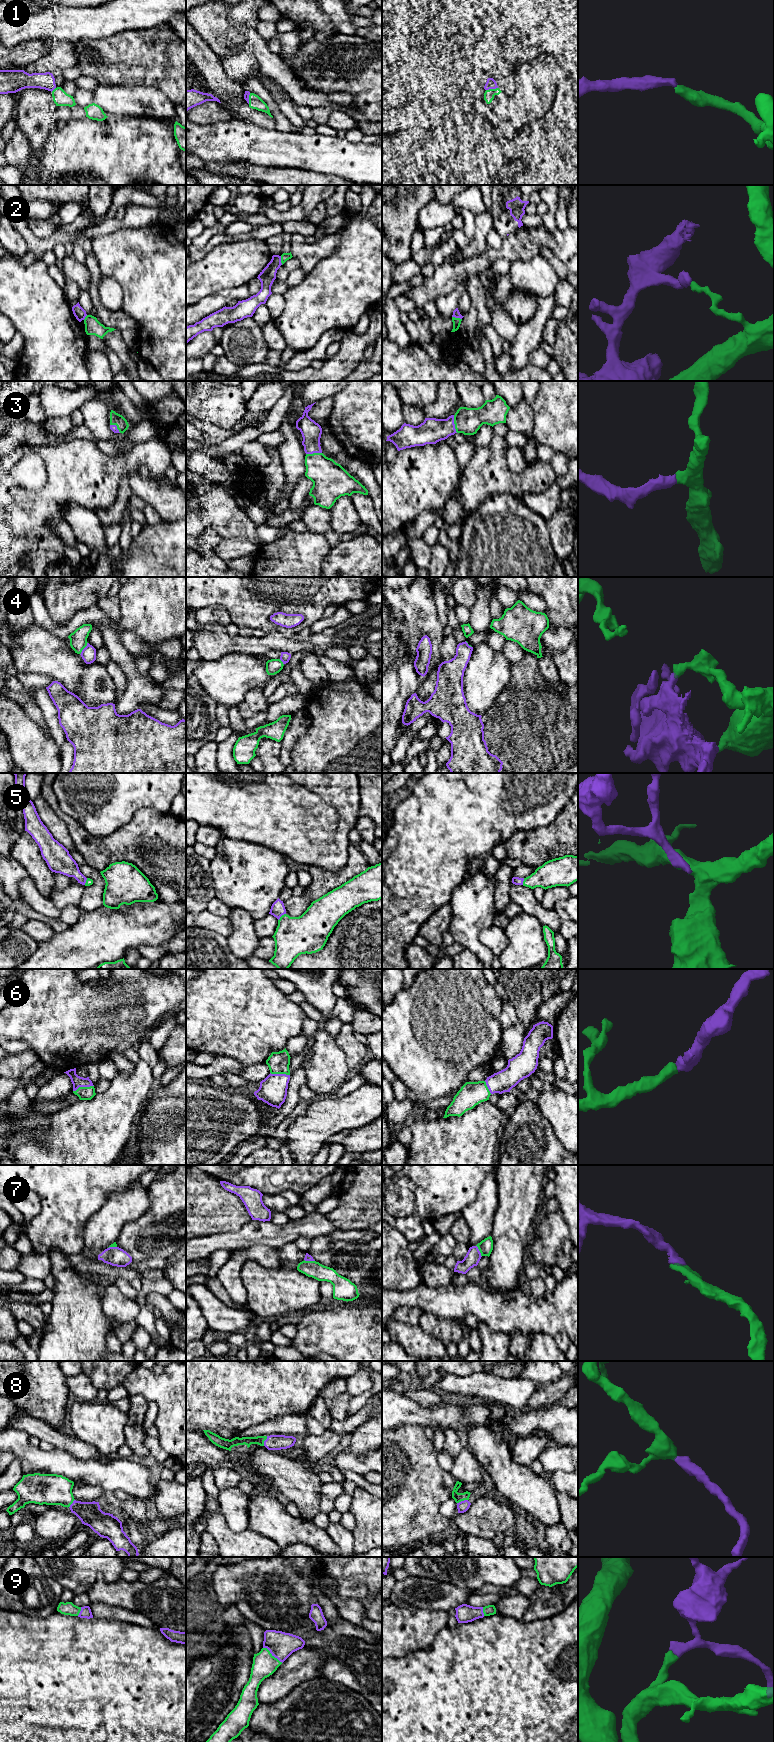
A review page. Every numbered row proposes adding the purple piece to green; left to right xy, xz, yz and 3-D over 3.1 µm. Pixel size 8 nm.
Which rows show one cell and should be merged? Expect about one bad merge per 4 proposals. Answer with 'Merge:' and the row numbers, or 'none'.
Merge: 1, 3, 5, 6, 7, 8, 9

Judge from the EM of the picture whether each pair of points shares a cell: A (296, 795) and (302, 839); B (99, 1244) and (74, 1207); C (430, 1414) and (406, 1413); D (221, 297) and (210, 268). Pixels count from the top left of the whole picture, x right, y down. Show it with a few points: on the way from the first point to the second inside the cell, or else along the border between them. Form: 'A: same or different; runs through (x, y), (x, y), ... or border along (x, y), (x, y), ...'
A: same; runs through (292, 806), (301, 815), (302, 828)
B: different; border along (101, 1206), (85, 1225), (82, 1233), (82, 1247)
C: same; runs through (424, 1414), (412, 1413)
D: different; border along (241, 284), (208, 294), (198, 302)

